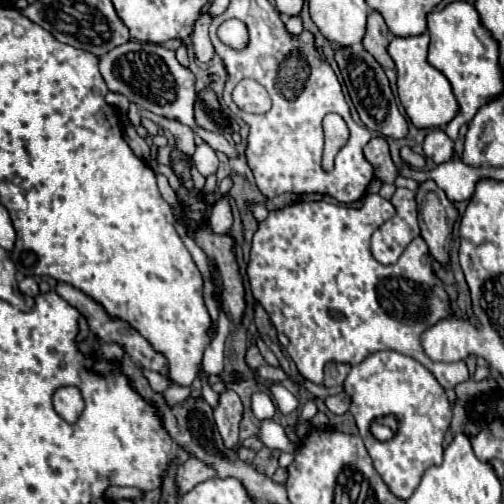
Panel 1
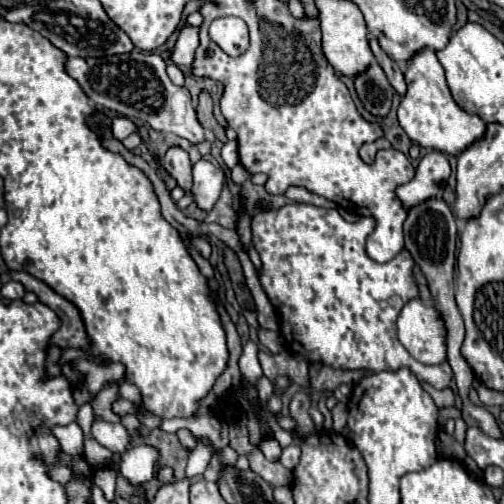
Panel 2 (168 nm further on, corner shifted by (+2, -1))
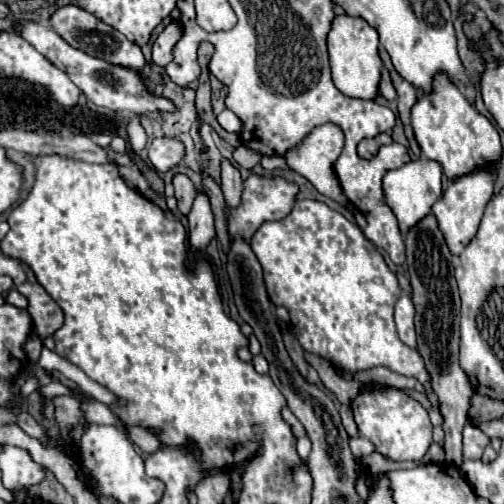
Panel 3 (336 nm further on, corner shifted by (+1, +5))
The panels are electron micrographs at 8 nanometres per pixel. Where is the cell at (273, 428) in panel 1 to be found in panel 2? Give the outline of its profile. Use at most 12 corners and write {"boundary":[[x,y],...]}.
{"boundary":[[265,438],[259,444],[265,458],[277,462],[281,446],[275,438]]}

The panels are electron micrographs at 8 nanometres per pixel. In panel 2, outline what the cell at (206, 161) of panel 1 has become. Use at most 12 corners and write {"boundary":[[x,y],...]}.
{"boundary":[[205,160],[193,166],[191,194],[211,212],[223,188],[223,170]]}

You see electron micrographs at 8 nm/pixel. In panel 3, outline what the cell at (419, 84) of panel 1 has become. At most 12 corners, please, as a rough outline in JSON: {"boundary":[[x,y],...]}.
{"boundary":[[446,72],[412,106],[422,154],[454,180],[498,162],[500,134]]}

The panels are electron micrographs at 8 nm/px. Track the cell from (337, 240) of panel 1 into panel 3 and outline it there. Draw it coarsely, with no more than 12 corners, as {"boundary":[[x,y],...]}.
{"boundary":[[298,200],[250,246],[300,346],[428,384],[396,334],[396,274]]}

